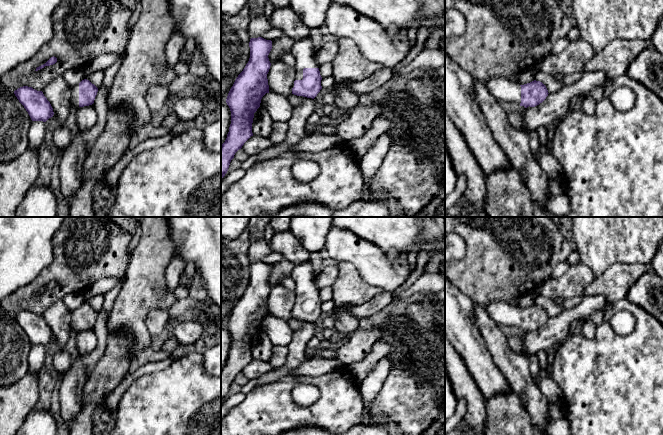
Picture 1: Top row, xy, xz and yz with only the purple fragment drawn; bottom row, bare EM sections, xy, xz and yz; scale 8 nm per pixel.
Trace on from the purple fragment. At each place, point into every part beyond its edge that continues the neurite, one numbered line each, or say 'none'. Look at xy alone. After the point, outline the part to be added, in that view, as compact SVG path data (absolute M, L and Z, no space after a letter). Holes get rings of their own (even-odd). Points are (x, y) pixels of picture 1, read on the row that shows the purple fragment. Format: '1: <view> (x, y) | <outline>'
1: xy (75, 90) | M79 85L72 87L71 104L75 108L79 108Z

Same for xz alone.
1: xz (303, 50) | M310 39L296 41L292 48L292 53L296 58L296 78L295 80L303 79L304 68L319 68L319 65L314 59L314 45Z

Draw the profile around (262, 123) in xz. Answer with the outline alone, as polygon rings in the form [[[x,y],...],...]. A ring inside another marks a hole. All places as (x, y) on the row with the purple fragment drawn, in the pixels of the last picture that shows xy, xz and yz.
[[[259,107],[254,114],[252,123],[252,133],[259,137],[269,137],[272,131],[273,121],[268,112]]]

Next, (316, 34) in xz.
[[[320,27],[320,28],[313,28],[310,31],[310,40],[313,43],[313,45],[316,47],[316,51],[315,54],[318,52],[319,48],[318,46],[320,45],[320,43],[323,40],[323,36],[326,33],[325,28],[324,27]]]

